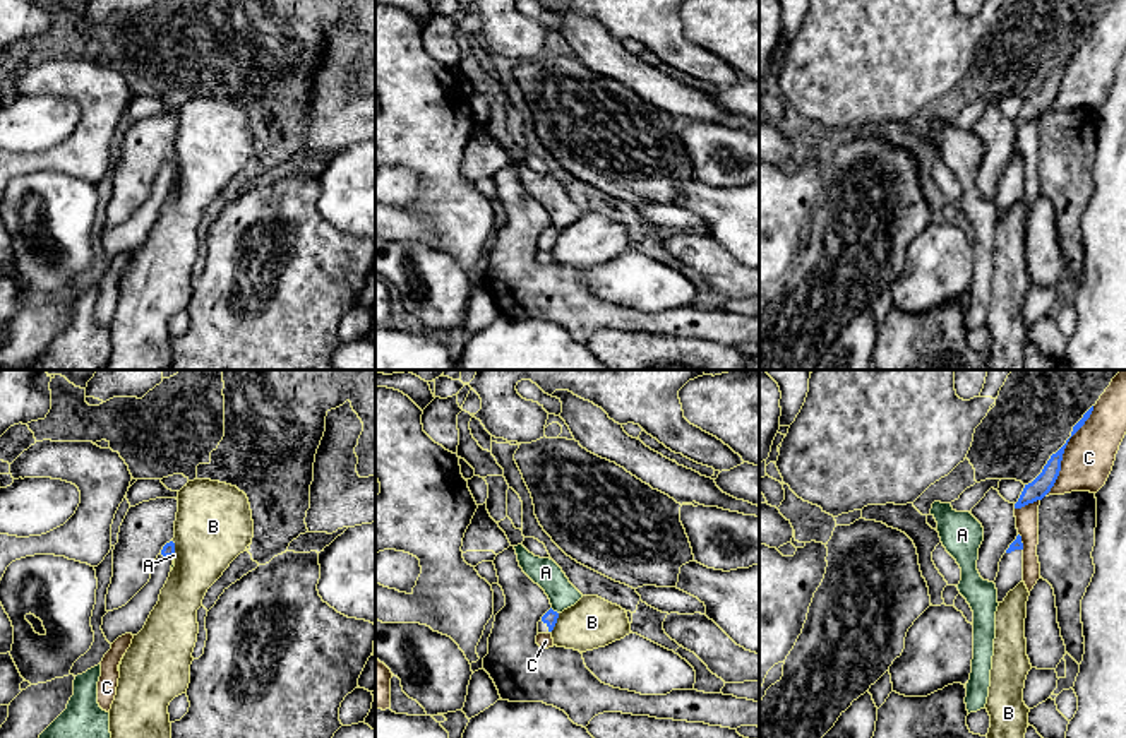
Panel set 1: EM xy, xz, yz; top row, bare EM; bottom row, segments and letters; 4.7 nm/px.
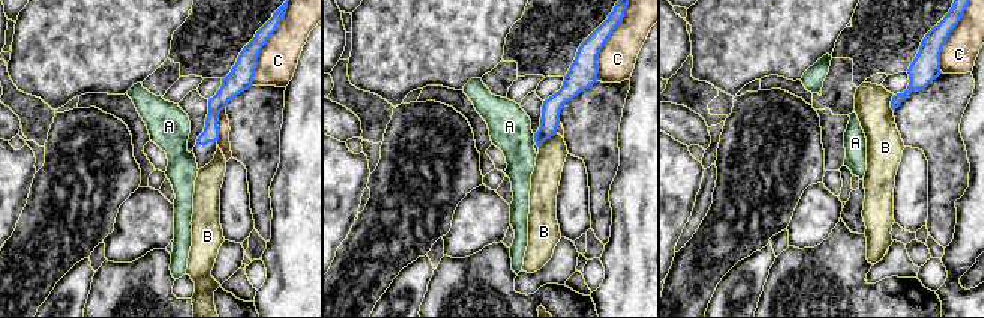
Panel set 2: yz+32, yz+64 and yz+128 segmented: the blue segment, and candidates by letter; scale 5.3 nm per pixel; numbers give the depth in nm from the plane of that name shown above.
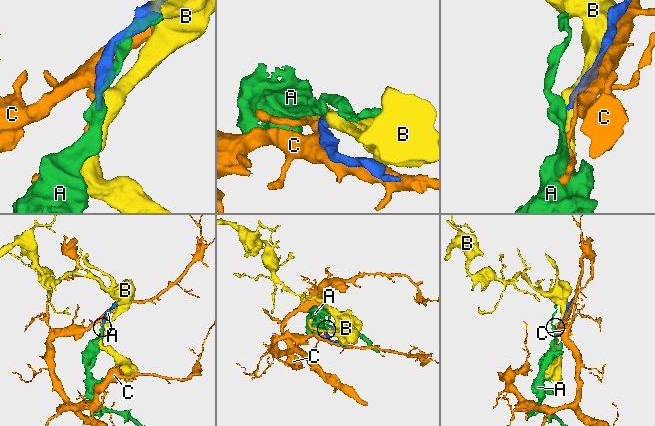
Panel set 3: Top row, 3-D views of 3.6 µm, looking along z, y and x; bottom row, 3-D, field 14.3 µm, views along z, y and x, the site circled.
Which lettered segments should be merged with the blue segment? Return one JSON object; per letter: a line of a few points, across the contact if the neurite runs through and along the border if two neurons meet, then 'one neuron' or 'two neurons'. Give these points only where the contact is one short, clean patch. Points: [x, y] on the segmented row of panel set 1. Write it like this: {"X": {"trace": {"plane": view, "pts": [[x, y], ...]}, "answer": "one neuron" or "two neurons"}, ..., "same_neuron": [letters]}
{"A": {"trace": {"plane": "xz", "pts": [[551, 608], [557, 613]]}, "answer": "two neurons"}, "B": {"trace": {"plane": "xz", "pts": [[559, 613], [551, 630]]}, "answer": "two neurons"}, "C": {"answer": "two neurons"}, "same_neuron": []}

